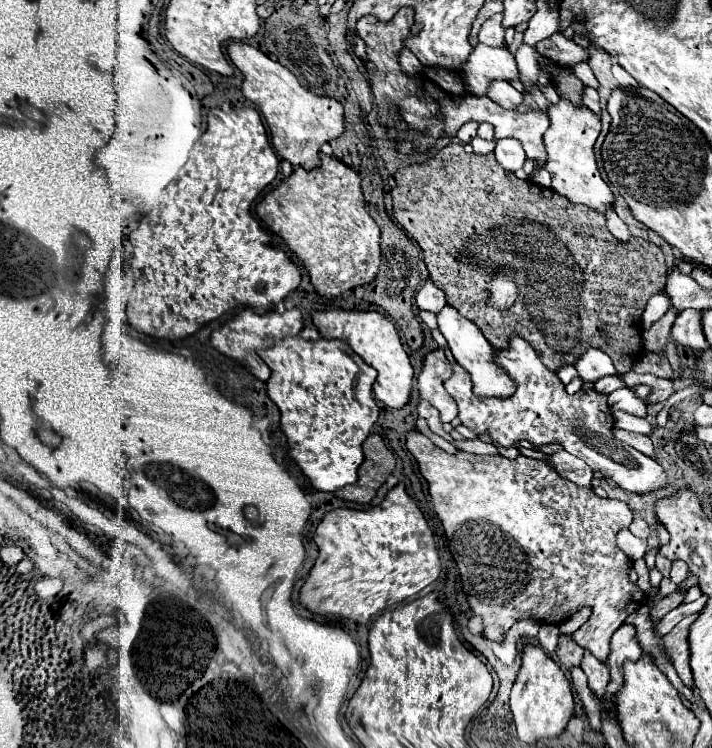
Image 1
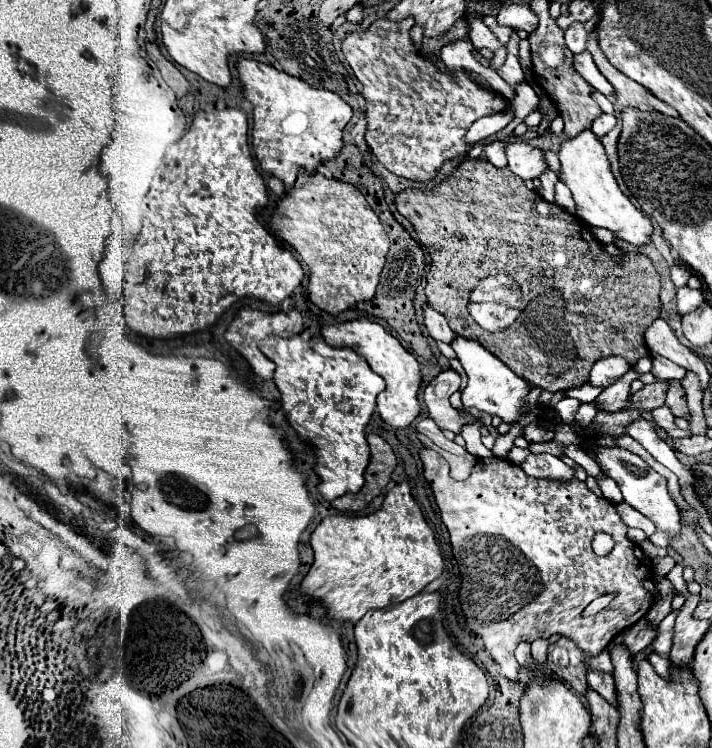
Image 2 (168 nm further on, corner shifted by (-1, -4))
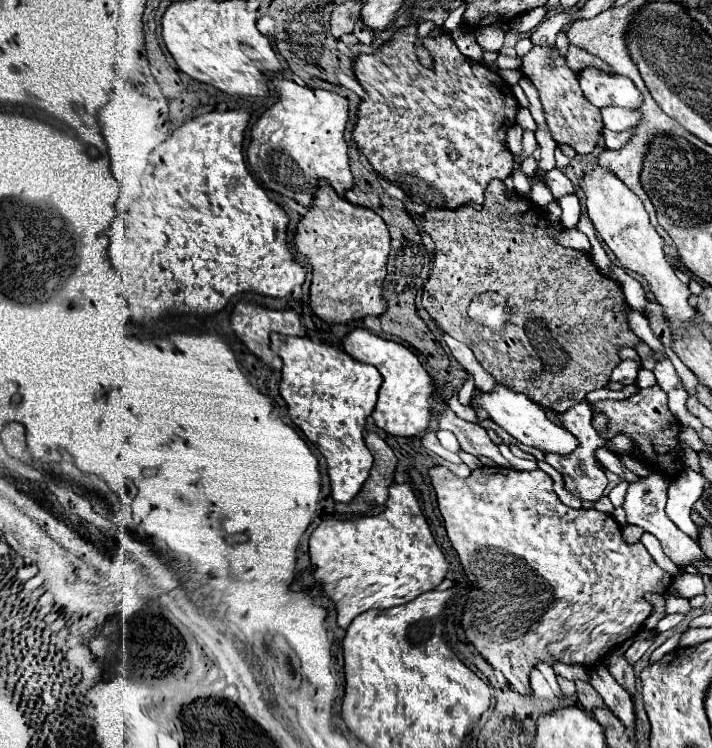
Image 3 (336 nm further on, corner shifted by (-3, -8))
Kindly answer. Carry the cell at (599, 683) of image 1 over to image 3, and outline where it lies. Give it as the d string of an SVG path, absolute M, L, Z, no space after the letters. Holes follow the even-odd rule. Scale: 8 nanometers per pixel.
M596 666L590 672L590 684L594 690L602 696L604 704L624 722L624 726L632 732L634 730L634 708L632 708L632 696L612 678L606 666Z

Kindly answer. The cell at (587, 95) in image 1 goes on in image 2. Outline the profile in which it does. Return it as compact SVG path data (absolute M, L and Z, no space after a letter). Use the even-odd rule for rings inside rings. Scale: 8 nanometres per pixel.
M602 114L602 116L598 116L598 118L594 120L592 132L602 138L602 136L606 136L606 132L610 132L614 126L616 126L616 118L614 118L612 114Z

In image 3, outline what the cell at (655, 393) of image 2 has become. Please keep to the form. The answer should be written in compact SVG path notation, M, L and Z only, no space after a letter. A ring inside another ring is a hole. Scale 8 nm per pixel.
M654 384L652 388L642 388L634 396L626 400L602 400L590 404L592 412L604 412L610 420L608 424L608 438L614 438L616 434L626 434L636 442L636 454L642 454L642 462L654 470L668 476L676 476L680 468L680 444L676 442L676 436L680 432L680 422L672 416L668 410L668 394Z

